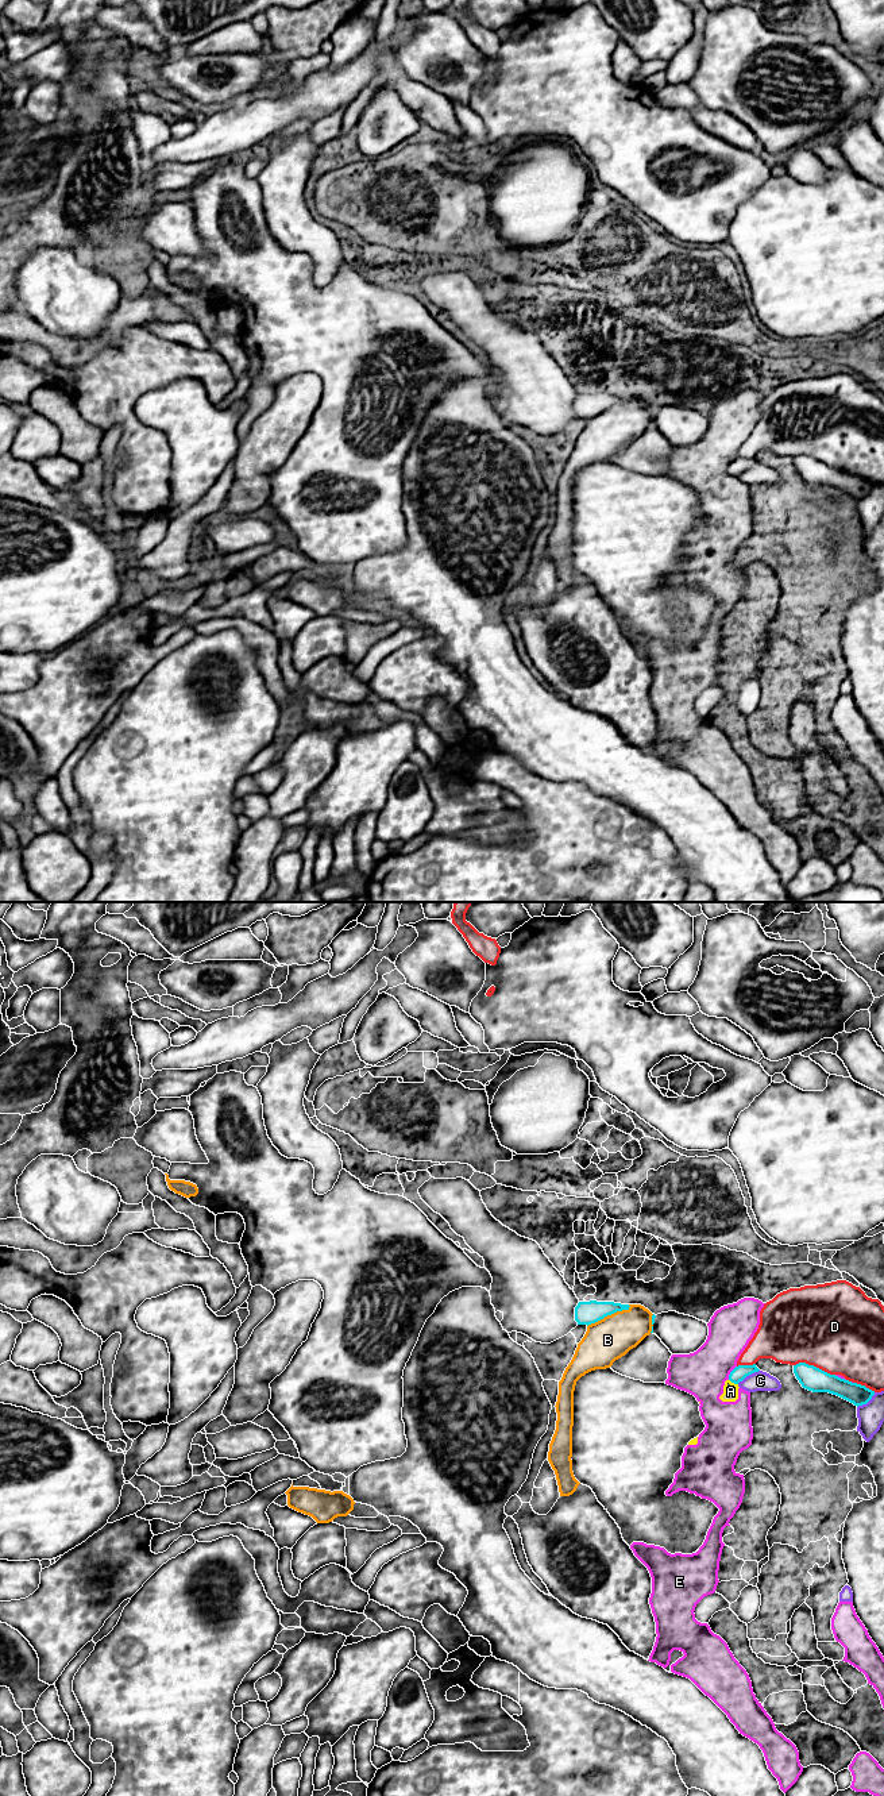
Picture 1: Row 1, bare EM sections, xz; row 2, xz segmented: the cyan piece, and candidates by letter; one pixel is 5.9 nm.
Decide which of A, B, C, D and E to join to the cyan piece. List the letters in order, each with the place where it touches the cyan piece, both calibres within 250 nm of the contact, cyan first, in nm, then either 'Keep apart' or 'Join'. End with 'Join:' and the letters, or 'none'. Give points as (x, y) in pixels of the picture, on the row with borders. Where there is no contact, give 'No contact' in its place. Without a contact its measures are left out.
A: Touches cyan at xz (733, 1382). Thickness 90 nm (cyan) against 100 nm. Keep apart
B: Touches cyan at xz (609, 1314). Thickness 140 nm (cyan) against 260 nm. Keep apart
C: Touches cyan at xz (748, 1375). Thickness 90 nm (cyan) against 120 nm. Keep apart
D: Touches cyan at xz (813, 1365). Thickness 140 nm (cyan) against 500 nm. Keep apart
E: Touches cyan at xz (730, 1372). Thickness 90 nm (cyan) against 280 nm. Keep apart
Join: none

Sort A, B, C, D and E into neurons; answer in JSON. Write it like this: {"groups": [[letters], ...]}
{"groups": [["A", "E"], ["B"], ["C"], ["D"]]}

